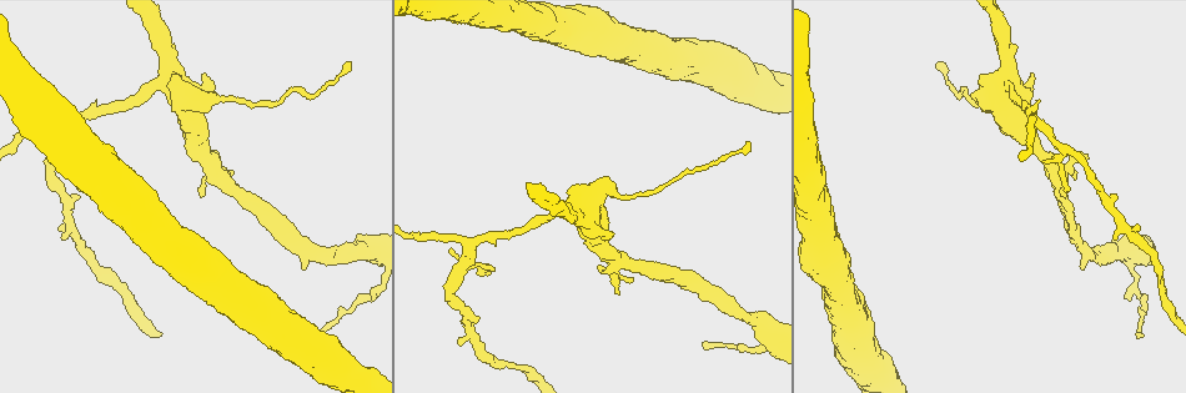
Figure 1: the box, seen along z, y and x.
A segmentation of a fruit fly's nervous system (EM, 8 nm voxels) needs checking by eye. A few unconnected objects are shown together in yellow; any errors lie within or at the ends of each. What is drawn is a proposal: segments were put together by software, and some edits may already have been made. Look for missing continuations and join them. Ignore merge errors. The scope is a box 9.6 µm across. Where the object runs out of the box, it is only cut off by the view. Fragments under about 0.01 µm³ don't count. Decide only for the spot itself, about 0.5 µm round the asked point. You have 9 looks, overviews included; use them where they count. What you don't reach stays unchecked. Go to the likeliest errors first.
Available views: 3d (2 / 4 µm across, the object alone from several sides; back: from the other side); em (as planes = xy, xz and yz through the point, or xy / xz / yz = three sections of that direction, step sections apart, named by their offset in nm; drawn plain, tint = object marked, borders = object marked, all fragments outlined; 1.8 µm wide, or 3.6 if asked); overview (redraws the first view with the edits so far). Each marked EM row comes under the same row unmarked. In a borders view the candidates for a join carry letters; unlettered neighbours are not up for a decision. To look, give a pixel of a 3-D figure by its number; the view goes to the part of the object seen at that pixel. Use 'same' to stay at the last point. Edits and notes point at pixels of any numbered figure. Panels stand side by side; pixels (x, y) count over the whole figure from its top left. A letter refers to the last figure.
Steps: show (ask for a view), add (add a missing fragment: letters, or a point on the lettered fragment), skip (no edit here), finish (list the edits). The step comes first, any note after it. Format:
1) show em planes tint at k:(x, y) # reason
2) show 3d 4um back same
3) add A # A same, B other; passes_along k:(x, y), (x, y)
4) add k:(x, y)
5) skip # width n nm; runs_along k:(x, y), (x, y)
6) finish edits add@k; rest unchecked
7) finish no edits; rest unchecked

show 3d 4um back at 1:(1060, 149) # abrupt turn

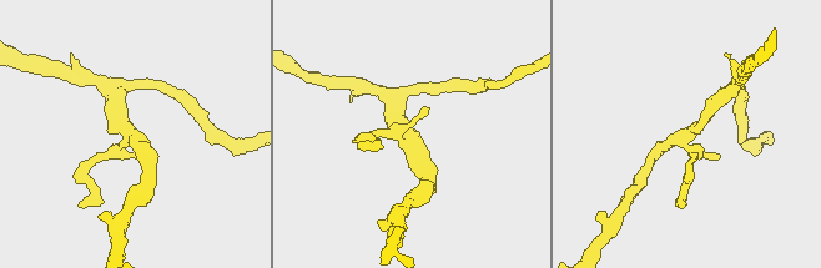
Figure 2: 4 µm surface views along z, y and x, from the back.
show em planes borders at 2:(688, 131) # now the EM

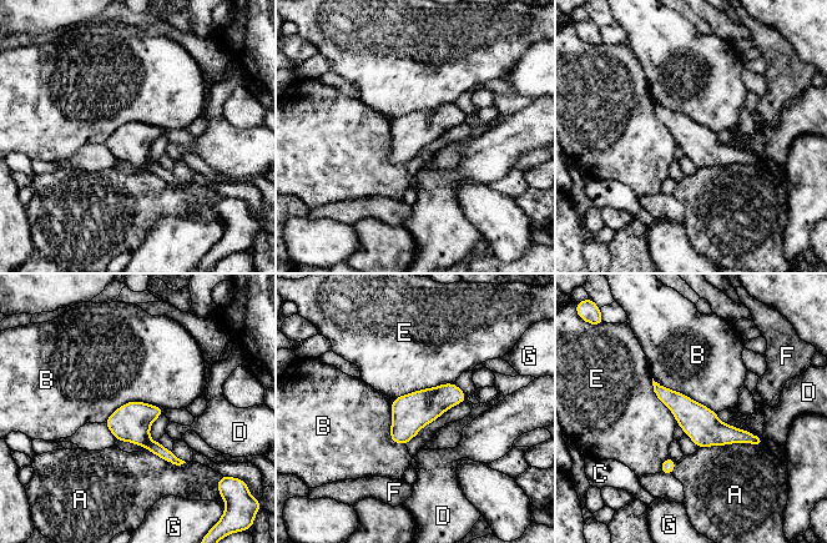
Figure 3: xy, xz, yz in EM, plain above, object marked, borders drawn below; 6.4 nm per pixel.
skip # width 220 nm; A other, B other, C other, D other, E other, F other, G other; none of them fits

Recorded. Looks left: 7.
show 3d 4um at 1:(365, 249) # abrupt turn

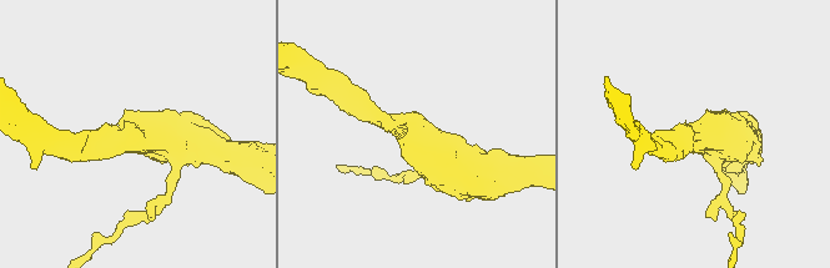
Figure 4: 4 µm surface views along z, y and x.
show em 3.6um planes borders at 4:(413, 137) # shape alone is not enough

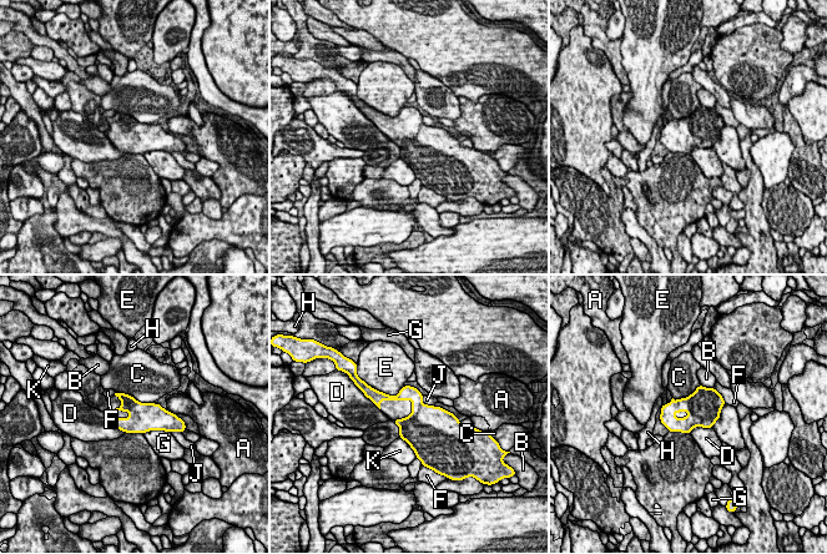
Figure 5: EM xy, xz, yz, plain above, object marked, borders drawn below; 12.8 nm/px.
skip # A other, B other, C other, D other, E other, F other, G other, H other, J other, K other; none of them fits

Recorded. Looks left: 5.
show 3d 4um back at 1:(204, 76) # free end

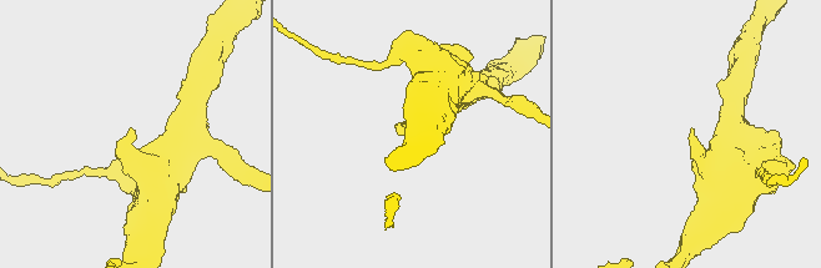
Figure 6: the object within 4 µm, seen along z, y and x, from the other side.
show em planes borders at 6:(129, 130) # shape alone is not enough

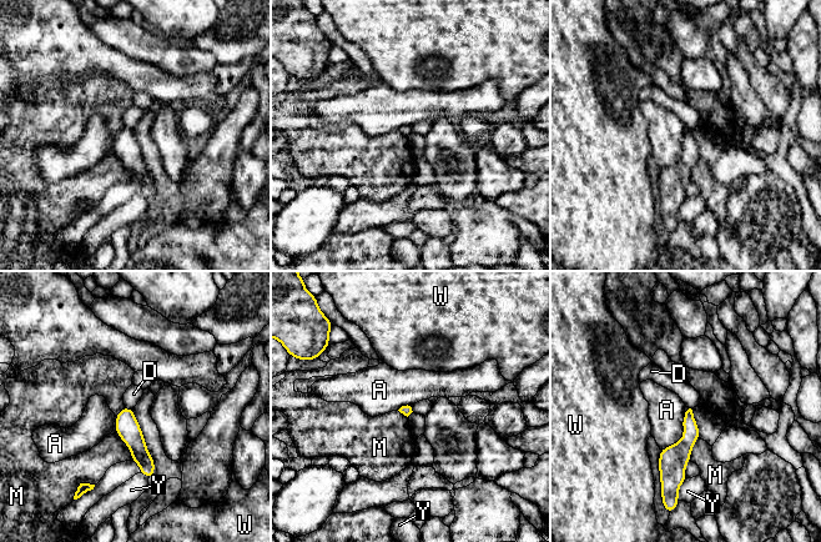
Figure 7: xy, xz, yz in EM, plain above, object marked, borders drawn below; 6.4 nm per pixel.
skip # A other, D other, M other, W other, Y other; border 7:(125, 406), (131, 408); none of them fits

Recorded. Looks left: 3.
show em yz step 4 borders at 1:(935, 66) # branch stops here

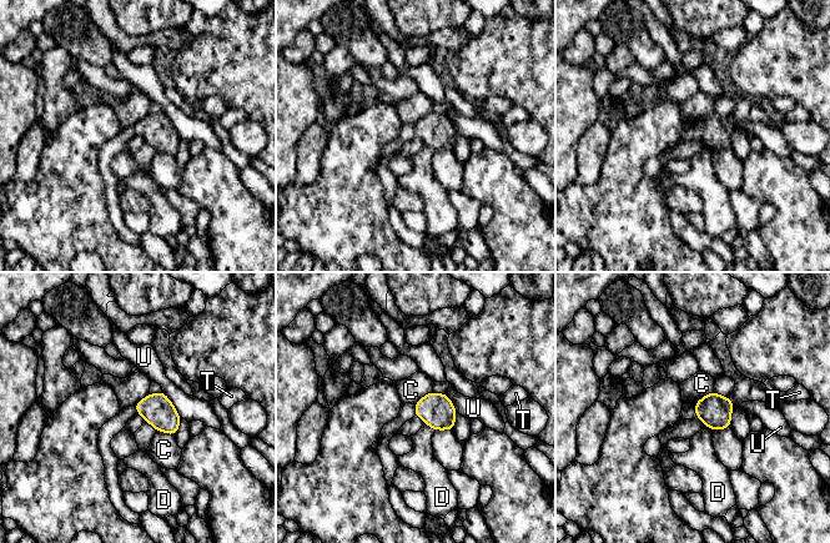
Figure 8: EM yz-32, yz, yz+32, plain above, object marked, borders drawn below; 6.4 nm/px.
show em planes borders same

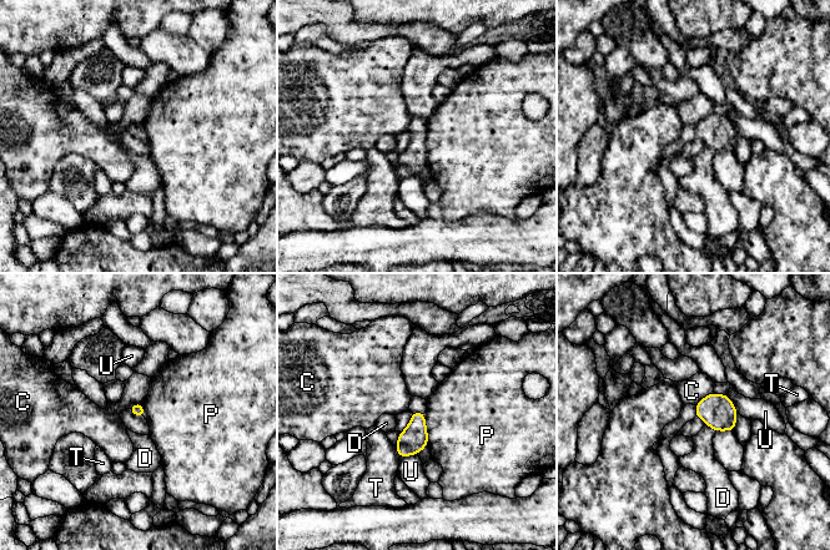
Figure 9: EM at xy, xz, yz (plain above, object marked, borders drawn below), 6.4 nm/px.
skip # width 80 nm; C other, D other, P other, T other, U other; border 9:(423, 413), (428, 445); no lettered fragment goes on from it

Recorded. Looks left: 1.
finish no edits; rest unchecked

